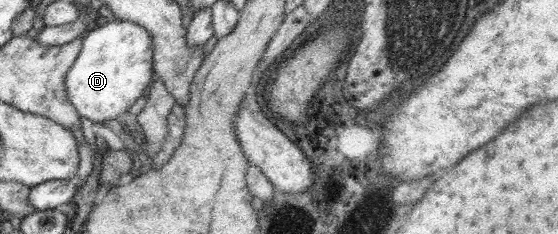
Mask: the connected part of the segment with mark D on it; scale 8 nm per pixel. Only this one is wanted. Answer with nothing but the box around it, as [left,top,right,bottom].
[65,20,155,123]

